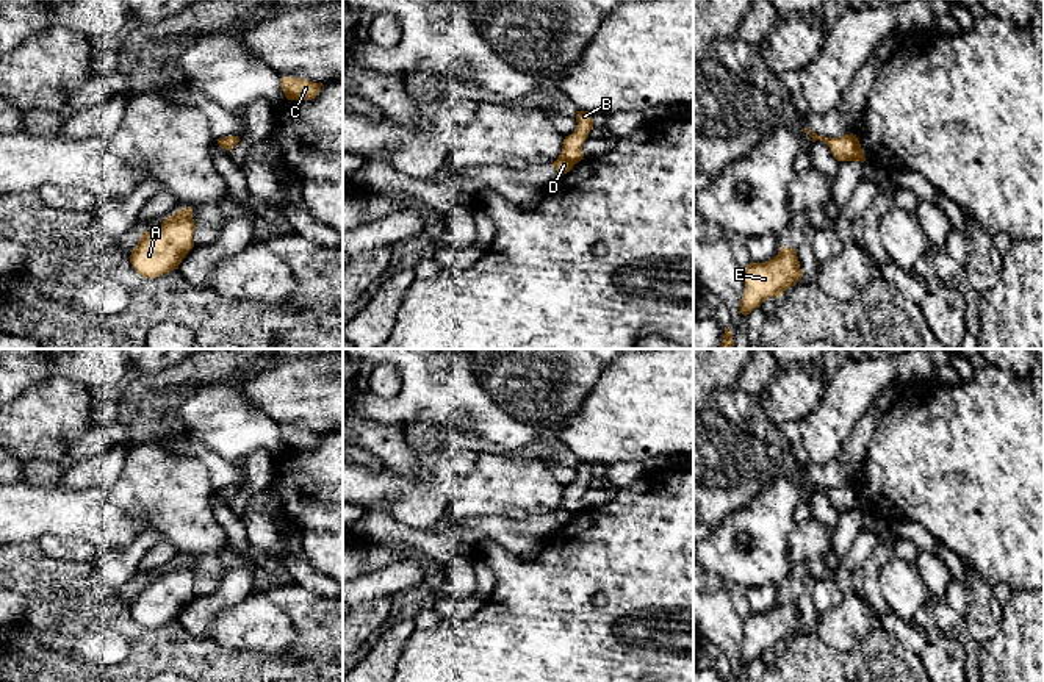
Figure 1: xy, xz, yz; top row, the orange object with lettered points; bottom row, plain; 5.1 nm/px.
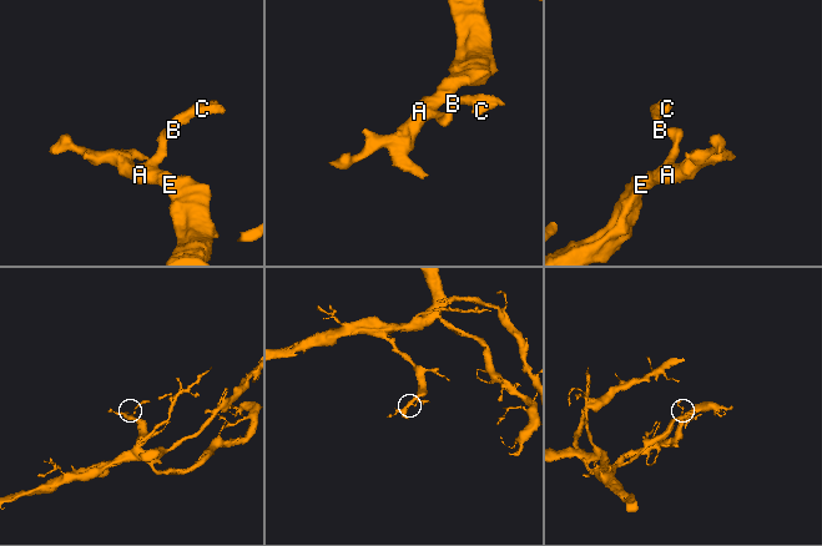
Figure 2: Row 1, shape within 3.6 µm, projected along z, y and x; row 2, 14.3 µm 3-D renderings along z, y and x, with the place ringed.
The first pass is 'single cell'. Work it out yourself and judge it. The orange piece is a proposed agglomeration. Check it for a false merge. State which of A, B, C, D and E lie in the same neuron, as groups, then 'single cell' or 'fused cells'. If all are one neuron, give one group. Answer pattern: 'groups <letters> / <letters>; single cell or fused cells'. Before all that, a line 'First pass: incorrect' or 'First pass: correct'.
First pass: correct
groups A B C D E; single cell

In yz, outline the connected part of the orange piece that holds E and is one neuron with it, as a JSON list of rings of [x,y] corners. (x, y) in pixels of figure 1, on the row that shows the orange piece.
[[[786,246],[781,247],[775,258],[765,263],[750,263],[745,267],[745,291],[740,313],[747,316],[769,297],[781,297],[803,274],[795,249]]]

